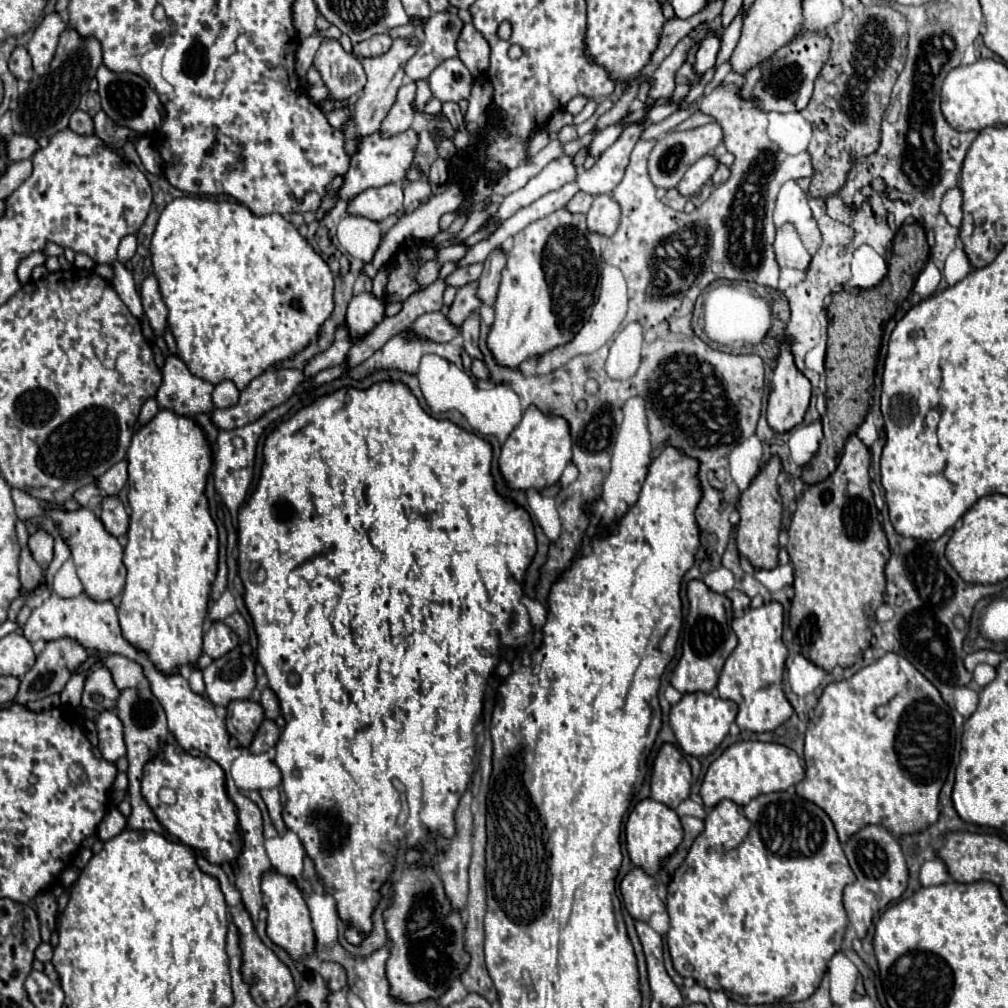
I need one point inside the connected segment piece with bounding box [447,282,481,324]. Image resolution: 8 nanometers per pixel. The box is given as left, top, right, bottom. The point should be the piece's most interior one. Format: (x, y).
(466, 301)

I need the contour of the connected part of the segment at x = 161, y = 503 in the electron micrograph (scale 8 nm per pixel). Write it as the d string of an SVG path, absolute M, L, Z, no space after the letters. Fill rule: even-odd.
M159 410L147 426L139 428L127 450L131 522L127 530L127 546L123 550L127 584L117 614L123 638L137 650L145 652L163 674L179 672L183 666L195 668L203 652L203 620L207 616L211 584L217 574L219 544L205 496L205 480L213 466L211 456L209 442L199 426L191 418L179 416L171 410Z

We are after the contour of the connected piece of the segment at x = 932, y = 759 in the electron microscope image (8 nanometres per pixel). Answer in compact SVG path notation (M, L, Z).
M889 652L849 680L833 682L823 690L805 733L805 778L795 790L827 812L841 844L869 824L883 826L895 838L917 834L939 818L939 792L949 774L953 736L953 716L937 688L909 660Z

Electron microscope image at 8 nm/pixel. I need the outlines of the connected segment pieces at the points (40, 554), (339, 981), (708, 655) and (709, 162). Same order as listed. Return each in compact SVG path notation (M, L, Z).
M37 526L37 532L29 534L27 546L29 546L29 552L31 552L33 560L35 560L43 570L47 570L47 566L49 566L51 560L53 560L53 536Z
M321 962L319 972L321 972L323 980L329 984L329 988L333 992L337 992L337 990L347 986L347 974L345 974L341 964L337 964L337 962Z
M691 580L687 586L687 598L689 598L689 616L687 616L687 630L681 634L681 660L673 672L673 688L677 688L681 694L693 694L693 692L711 692L717 686L717 678L721 674L721 668L725 664L723 658L723 644L729 636L729 622L723 606L723 596L709 590L703 580Z
M705 156L701 160L697 160L683 176L683 180L677 184L677 192L681 196L693 196L701 190L701 186L713 176L717 168L717 160L713 156Z

